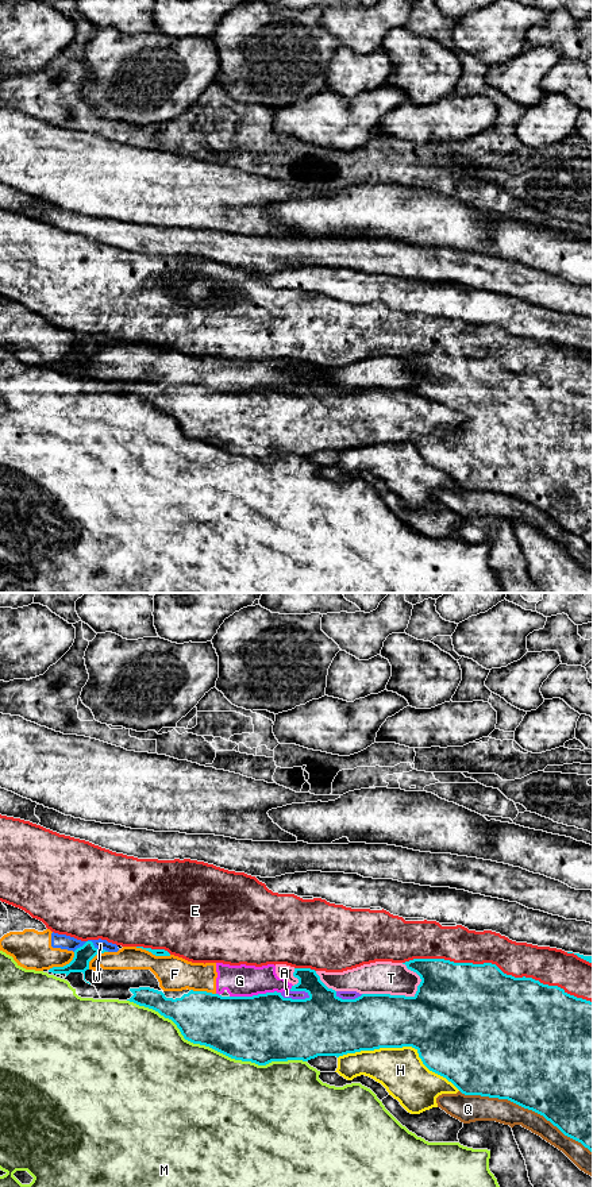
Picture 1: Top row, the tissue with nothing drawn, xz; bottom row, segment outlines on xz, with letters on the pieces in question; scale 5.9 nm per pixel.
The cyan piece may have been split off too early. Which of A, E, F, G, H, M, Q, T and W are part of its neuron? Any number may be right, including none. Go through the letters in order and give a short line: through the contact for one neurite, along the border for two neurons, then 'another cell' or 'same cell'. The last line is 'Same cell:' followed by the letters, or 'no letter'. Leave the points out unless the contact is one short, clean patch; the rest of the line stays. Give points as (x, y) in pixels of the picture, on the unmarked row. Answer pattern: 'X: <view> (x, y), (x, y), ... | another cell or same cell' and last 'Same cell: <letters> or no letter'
A: another cell
E: another cell
F: another cell
G: another cell
H: another cell
M: another cell
Q: another cell
T: another cell
W: xz (73, 346), (87, 336), (108, 346) | another cell
Same cell: no letter

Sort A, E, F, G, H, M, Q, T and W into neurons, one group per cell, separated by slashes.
A F G T W / E / H / M / Q

